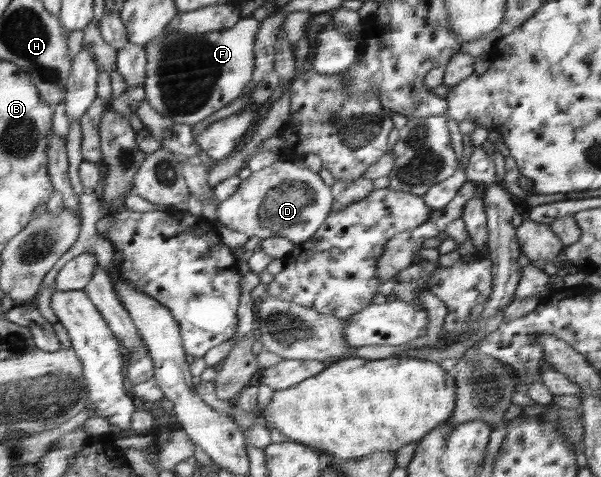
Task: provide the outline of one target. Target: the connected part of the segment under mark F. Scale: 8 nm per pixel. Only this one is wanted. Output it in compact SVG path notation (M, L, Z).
M246 17L222 31L172 36L164 32L150 40L146 44L149 76L145 84L150 106L177 125L193 127L244 95L256 65L254 43L258 28L258 20Z

